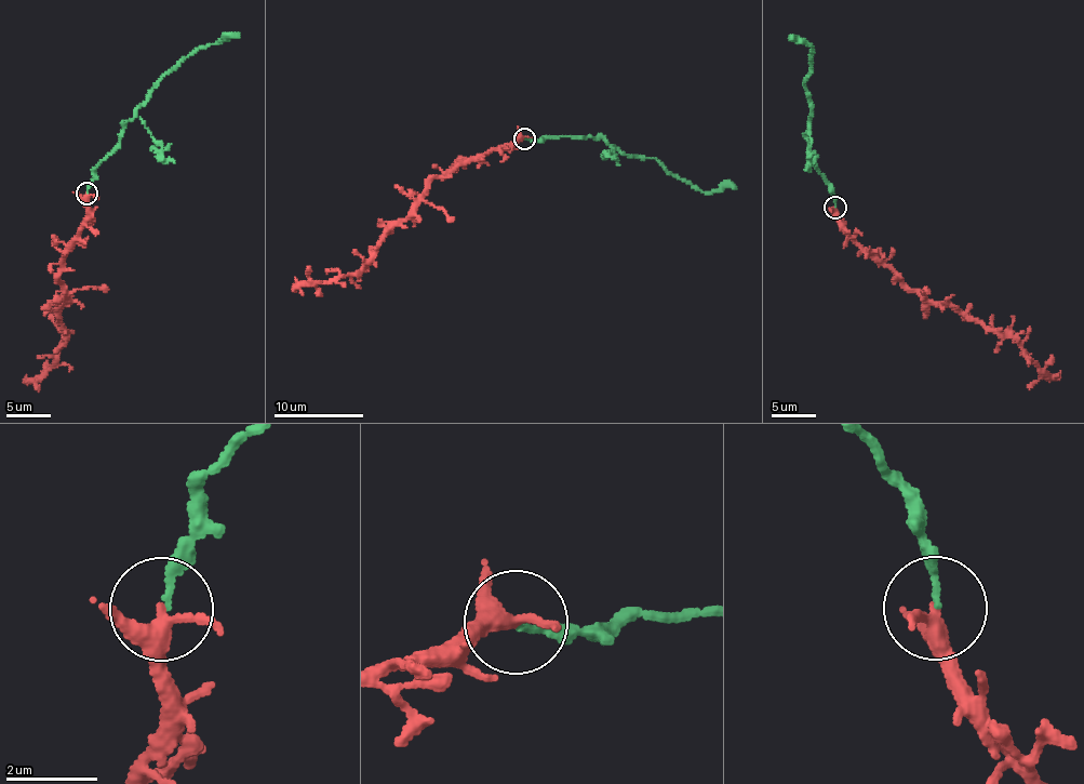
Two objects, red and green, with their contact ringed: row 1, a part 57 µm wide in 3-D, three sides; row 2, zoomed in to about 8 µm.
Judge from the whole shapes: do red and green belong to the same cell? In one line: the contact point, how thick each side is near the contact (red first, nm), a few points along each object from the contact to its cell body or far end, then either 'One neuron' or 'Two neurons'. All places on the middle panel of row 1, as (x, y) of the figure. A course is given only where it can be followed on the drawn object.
Place: (524, 138). Thickness 280 nm (red) against 130 nm. Course of red: (525, 138), (467, 159), (432, 180), (373, 257), (353, 273), (295, 287), (296, 291). Course of green: (525, 138), (600, 137), (626, 155), (644, 156), (704, 193), (730, 186), (736, 189). Two neurons

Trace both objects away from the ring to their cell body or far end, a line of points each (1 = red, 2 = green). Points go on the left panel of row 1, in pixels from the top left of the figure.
1: (88, 193), (87, 211), (58, 276), (65, 297), (59, 310), (62, 345), (40, 375), (26, 374)
2: (88, 193), (93, 174), (119, 141), (124, 123), (156, 83), (190, 55), (239, 32)

